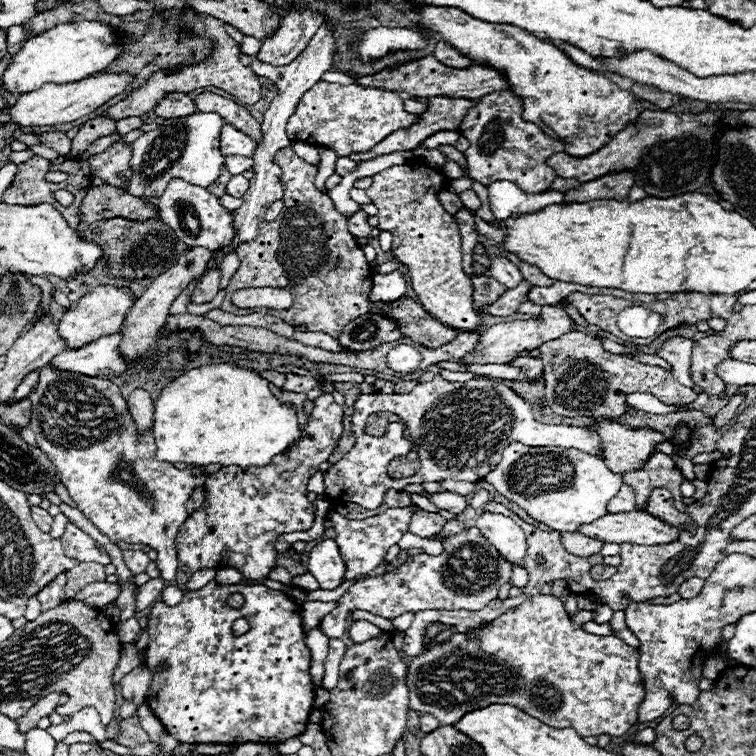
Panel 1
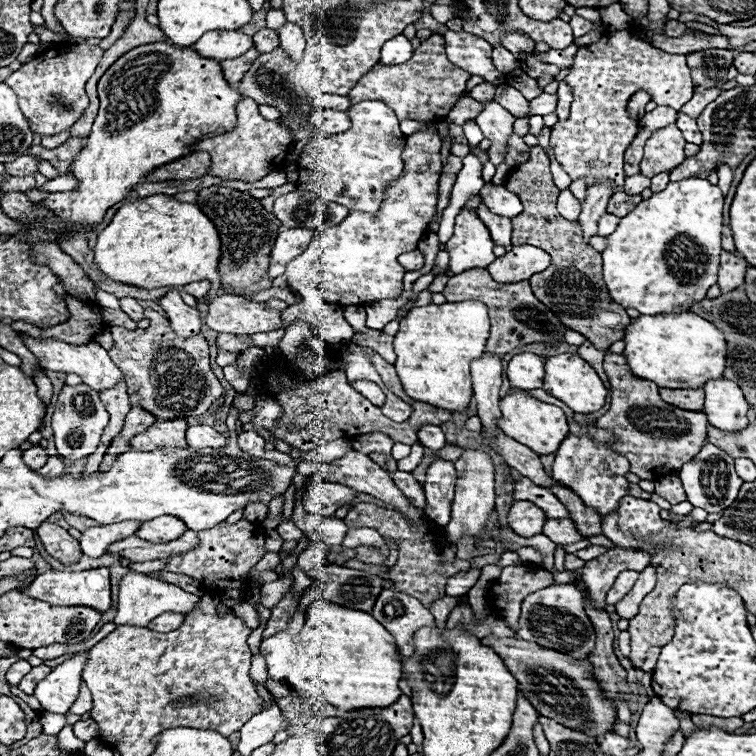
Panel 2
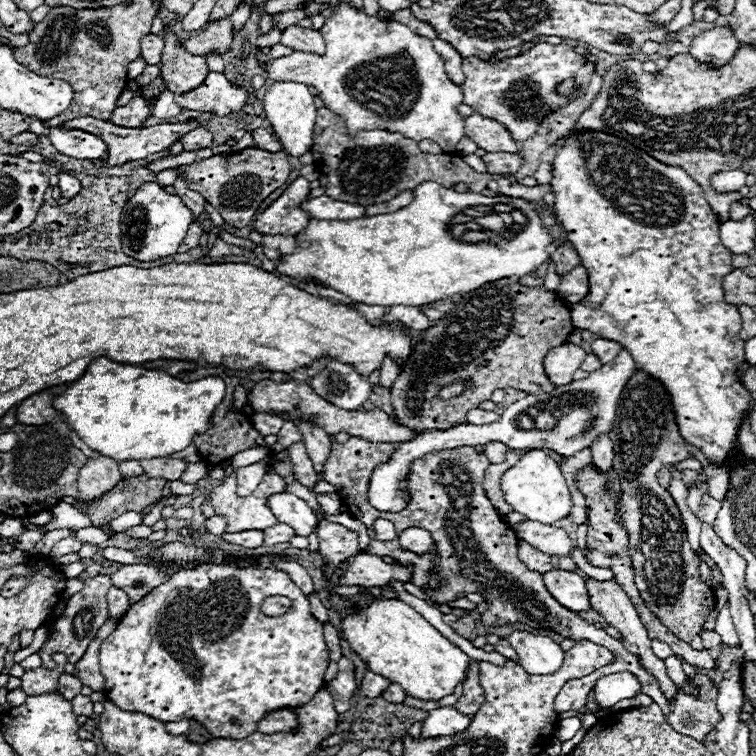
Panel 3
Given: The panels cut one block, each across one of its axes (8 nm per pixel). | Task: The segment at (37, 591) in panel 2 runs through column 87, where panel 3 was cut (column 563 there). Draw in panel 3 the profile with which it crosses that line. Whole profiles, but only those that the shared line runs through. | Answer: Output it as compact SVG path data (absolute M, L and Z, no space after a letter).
M552 570L544 574L544 584L548 592L552 592L552 596L560 600L560 604L564 604L564 608L572 612L582 612L590 608L588 590L580 574L566 570Z

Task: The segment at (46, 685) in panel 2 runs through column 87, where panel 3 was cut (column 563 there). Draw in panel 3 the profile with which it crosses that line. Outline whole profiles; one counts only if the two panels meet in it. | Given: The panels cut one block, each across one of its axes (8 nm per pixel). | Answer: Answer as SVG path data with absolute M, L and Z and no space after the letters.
M514 630L508 640L512 648L518 652L520 664L530 674L546 676L546 674L558 672L564 662L564 652L552 638Z

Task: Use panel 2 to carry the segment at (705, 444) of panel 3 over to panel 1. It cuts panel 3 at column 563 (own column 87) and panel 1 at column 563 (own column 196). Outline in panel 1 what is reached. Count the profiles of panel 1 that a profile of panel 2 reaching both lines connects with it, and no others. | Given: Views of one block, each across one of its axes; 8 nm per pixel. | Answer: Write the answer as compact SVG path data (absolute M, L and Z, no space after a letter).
M422 8L418 10L418 14L422 16L424 28L438 32L442 40L446 40L448 44L456 44L456 48L460 48L462 52L468 52L474 62L484 60L486 64L496 64L496 68L504 68L504 74L512 84L512 92L524 98L524 120L540 124L540 128L548 136L562 140L566 144L566 152L572 156L588 156L600 150L612 136L624 130L626 124L636 120L642 112L642 108L638 106L640 102L628 90L622 90L618 84L614 84L608 76L600 72L584 70L570 58L564 58L564 52L560 52L560 48L556 48L554 44L544 44L526 30L508 24L482 22L468 16L466 12L460 12L458 8Z

